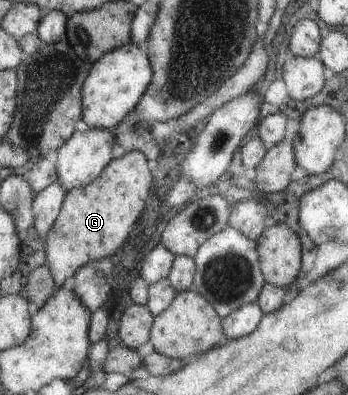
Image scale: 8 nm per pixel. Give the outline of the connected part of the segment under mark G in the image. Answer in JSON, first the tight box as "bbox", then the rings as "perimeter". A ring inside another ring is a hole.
{"bbox":[42,151,153,289],"perimeter":[[[140,151],[125,152],[121,157],[111,159],[93,181],[66,192],[57,217],[47,231],[42,244],[45,255],[44,265],[50,271],[57,289],[62,288],[64,282],[70,279],[85,263],[110,257],[121,247],[121,243],[129,237],[133,223],[137,221],[139,213],[144,208],[152,184],[153,176],[151,170],[147,167],[146,160],[146,157]]]}

